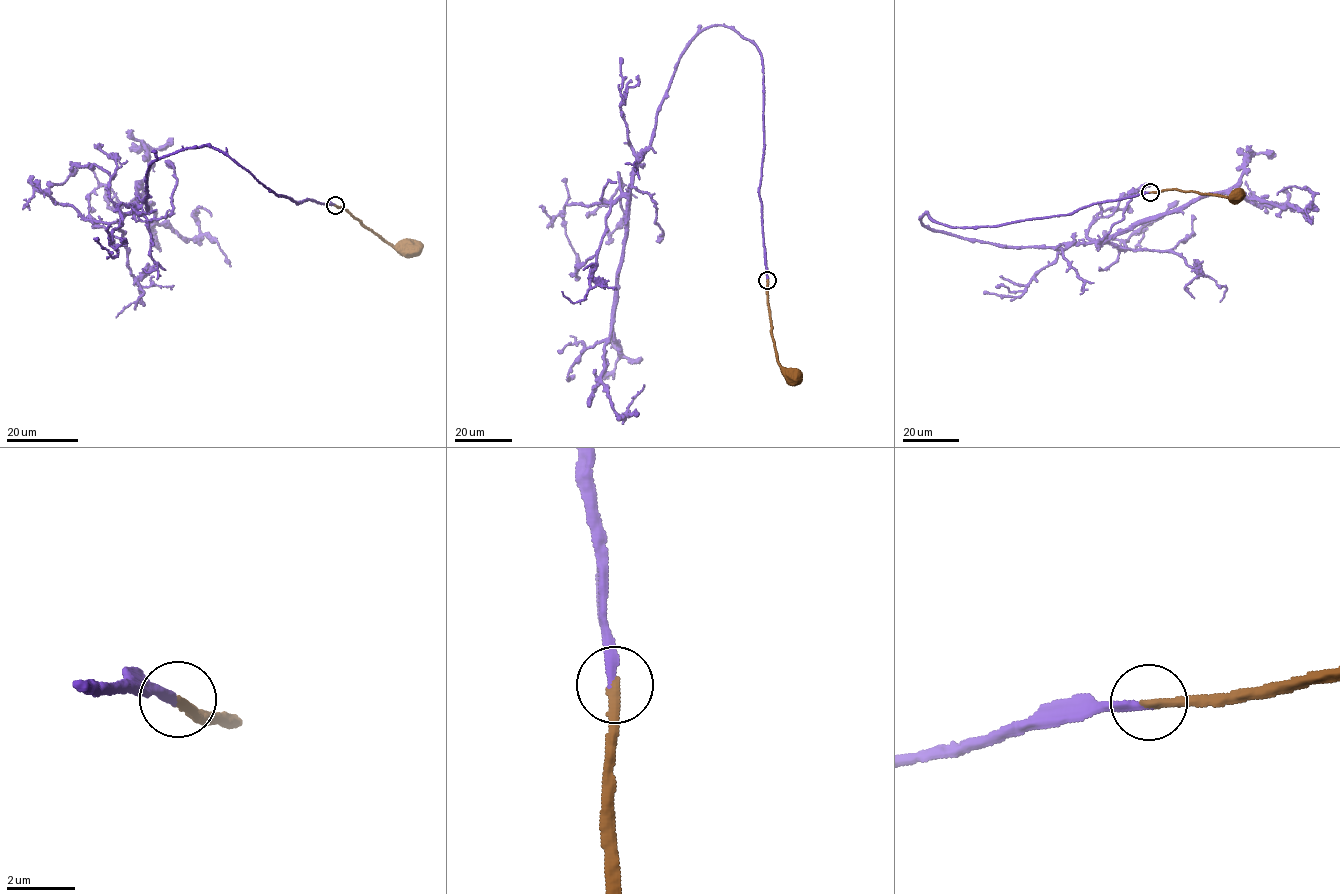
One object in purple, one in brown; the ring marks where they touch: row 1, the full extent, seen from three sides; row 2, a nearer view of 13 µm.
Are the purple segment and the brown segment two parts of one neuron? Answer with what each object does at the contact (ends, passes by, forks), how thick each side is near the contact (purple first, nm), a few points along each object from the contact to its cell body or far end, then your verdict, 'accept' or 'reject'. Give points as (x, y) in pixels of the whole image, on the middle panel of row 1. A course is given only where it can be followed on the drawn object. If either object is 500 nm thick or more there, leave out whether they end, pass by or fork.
purple ends; brown ends; calibres 280 and 280 nm; course purple (767, 280), (761, 53), (728, 27), (711, 26), (680, 57), (627, 210), (601, 381), (625, 418), (644, 384); course brown (767, 280), (768, 307), (778, 363), (791, 375); accept

